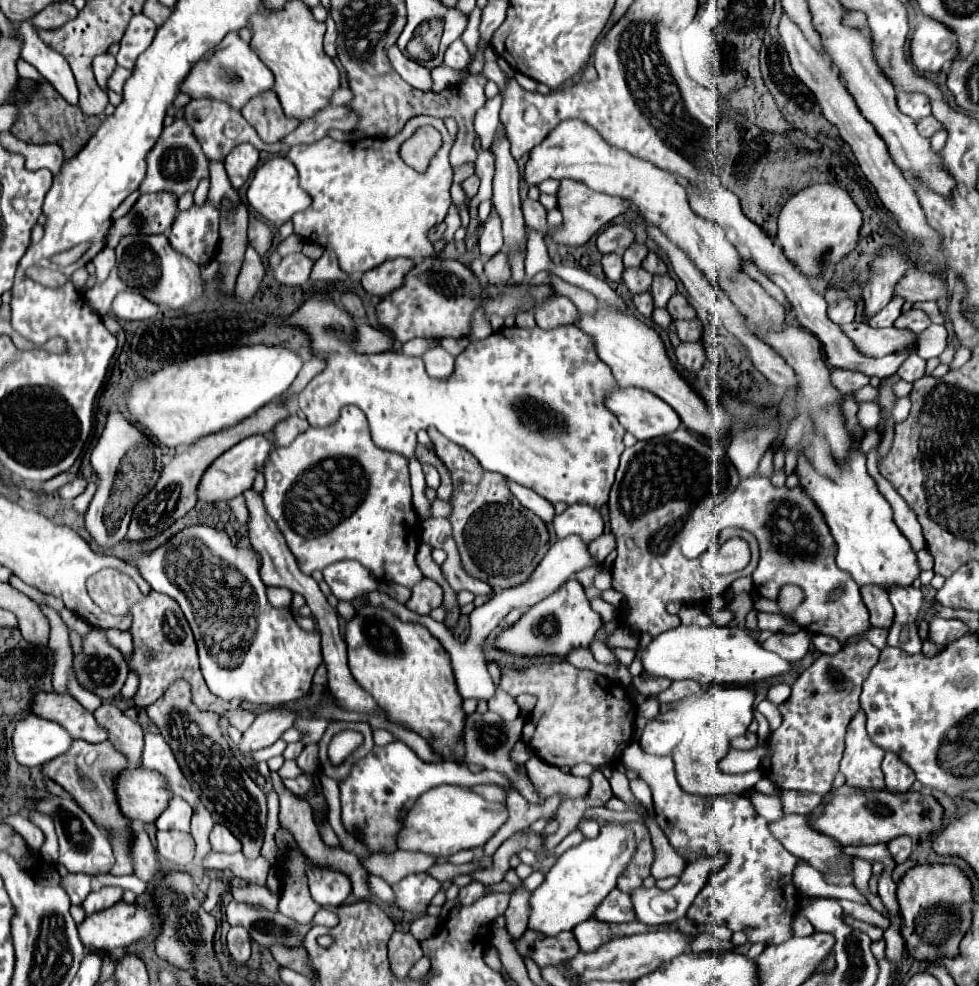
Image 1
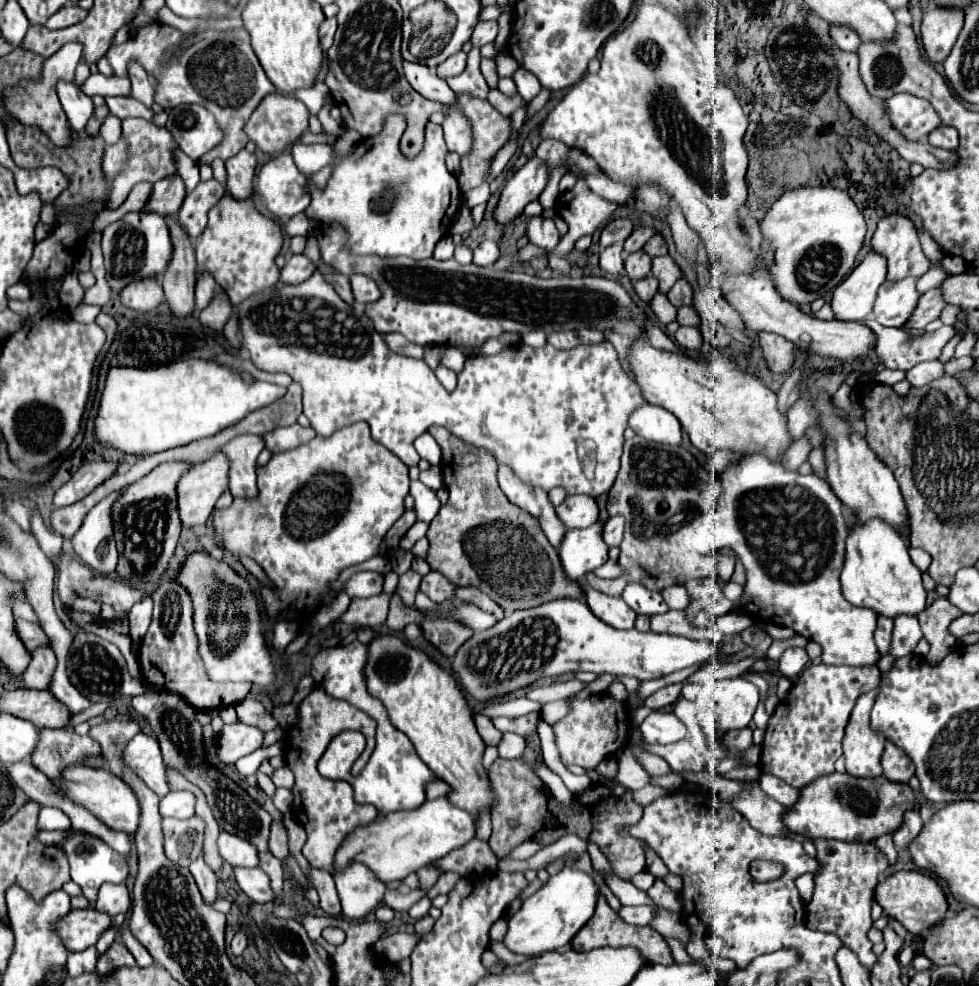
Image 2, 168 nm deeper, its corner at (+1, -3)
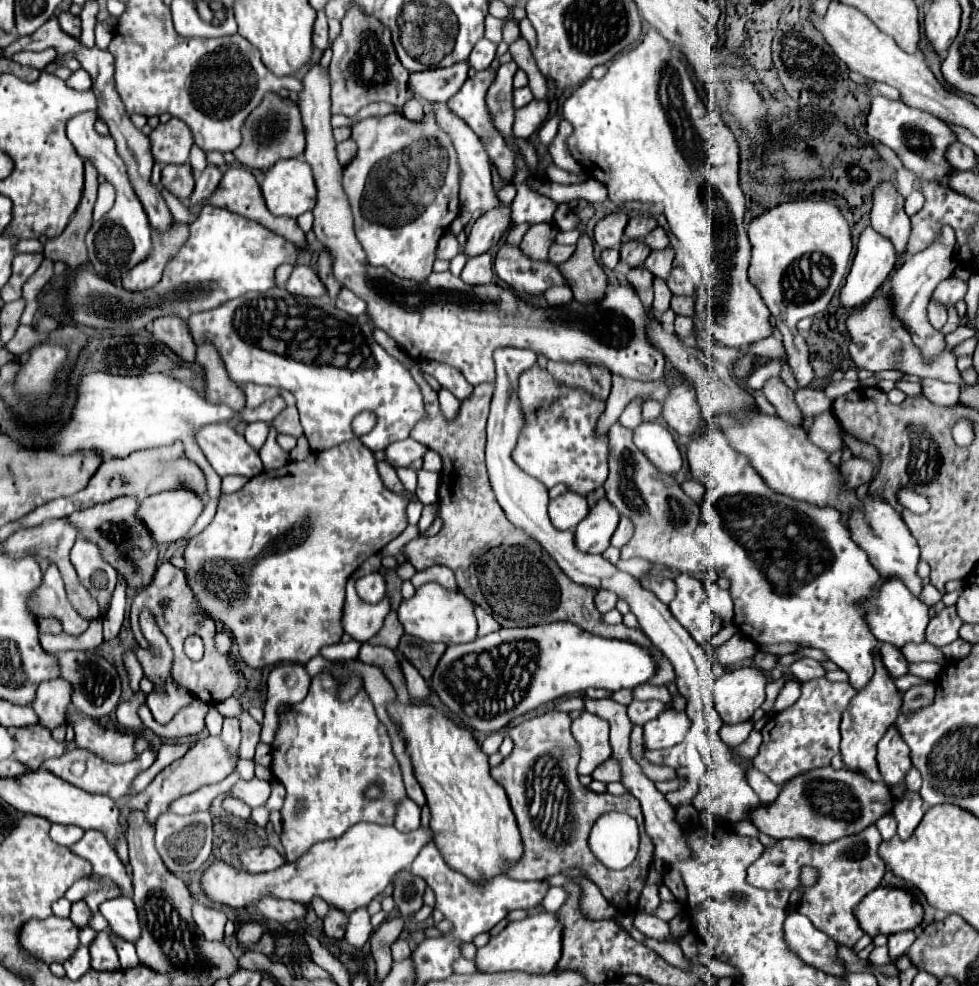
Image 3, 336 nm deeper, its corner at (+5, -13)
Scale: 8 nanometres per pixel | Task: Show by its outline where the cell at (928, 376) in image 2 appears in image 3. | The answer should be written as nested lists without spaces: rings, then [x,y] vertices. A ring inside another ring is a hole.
[[[922,380],[922,386],[924,386],[924,396],[938,404],[938,406],[954,406],[958,404],[958,398],[960,398],[960,388],[950,384],[950,382],[942,382],[942,380]]]

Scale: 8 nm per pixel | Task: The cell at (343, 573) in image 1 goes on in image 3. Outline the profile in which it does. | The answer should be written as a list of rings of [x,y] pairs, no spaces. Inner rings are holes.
[[[374,572],[374,574],[368,574],[368,576],[362,576],[358,582],[356,582],[356,590],[358,590],[358,596],[368,602],[368,604],[378,604],[384,594],[386,594],[386,582],[384,582],[384,576],[380,572]]]

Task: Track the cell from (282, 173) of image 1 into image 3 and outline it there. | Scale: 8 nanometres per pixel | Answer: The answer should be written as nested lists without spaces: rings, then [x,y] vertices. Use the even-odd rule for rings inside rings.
[[[302,158],[276,162],[262,182],[262,194],[268,210],[274,216],[298,218],[314,208],[316,184],[310,164]]]

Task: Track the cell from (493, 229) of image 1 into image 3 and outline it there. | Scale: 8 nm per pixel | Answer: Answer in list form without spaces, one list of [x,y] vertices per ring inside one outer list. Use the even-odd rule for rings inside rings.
[[[480,254],[474,258],[468,258],[460,278],[462,282],[470,284],[470,286],[478,286],[478,284],[490,284],[494,276],[494,268],[492,268],[492,256],[490,254]]]

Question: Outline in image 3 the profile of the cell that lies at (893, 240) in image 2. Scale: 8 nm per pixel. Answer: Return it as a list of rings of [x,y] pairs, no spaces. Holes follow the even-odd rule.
[[[880,182],[872,192],[872,226],[892,240],[898,254],[906,252],[910,218],[904,212],[904,196],[892,182]]]

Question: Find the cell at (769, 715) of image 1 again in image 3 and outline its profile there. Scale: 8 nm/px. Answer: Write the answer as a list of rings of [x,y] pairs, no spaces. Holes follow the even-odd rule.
[[[784,678],[770,680],[770,682],[768,682],[768,686],[766,686],[766,700],[764,700],[764,704],[762,704],[762,710],[764,710],[764,712],[772,712],[772,706],[774,706],[774,702],[776,702],[776,696],[780,694],[784,682],[786,682]]]

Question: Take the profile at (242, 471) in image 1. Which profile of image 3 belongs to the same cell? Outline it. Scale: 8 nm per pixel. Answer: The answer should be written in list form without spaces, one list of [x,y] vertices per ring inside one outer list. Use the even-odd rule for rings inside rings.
[[[178,488],[140,500],[138,516],[146,530],[154,534],[154,544],[170,544],[192,528],[202,508],[204,504],[194,492]]]

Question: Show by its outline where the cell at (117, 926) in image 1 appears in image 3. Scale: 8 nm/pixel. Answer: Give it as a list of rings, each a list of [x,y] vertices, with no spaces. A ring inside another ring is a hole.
[[[68,918],[30,920],[22,928],[22,948],[30,950],[44,964],[62,964],[78,948],[78,942],[78,928]]]

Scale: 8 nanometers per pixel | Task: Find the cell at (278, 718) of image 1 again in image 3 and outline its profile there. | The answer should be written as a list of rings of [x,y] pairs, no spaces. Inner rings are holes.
[[[208,736],[208,738],[198,740],[194,744],[194,748],[190,748],[190,752],[184,758],[172,762],[162,772],[158,772],[158,776],[152,780],[152,784],[144,792],[132,796],[130,800],[126,800],[122,804],[122,808],[120,808],[122,810],[122,830],[126,832],[126,828],[128,828],[130,810],[140,810],[144,814],[146,822],[150,822],[150,826],[154,826],[156,818],[170,808],[170,802],[174,802],[176,798],[184,796],[184,794],[190,794],[190,792],[198,790],[200,786],[220,782],[232,770],[234,770],[234,762],[230,760],[230,752],[224,748],[224,744],[222,744],[222,740],[218,736]]]

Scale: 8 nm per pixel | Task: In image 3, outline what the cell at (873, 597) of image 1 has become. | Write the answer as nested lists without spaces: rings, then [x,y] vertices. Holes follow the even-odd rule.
[[[880,644],[880,656],[884,666],[888,668],[888,672],[892,674],[892,678],[900,678],[904,674],[908,674],[908,660],[904,658],[904,654],[888,644]]]

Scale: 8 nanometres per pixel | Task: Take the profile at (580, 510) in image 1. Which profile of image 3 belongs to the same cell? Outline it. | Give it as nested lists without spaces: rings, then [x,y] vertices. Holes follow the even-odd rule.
[[[566,492],[554,500],[550,500],[548,514],[552,524],[558,530],[572,530],[578,526],[580,520],[586,518],[588,514],[588,504],[586,498],[574,492]]]

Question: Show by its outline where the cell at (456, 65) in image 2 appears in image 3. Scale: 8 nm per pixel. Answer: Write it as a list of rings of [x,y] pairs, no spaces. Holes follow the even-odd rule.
[[[458,62],[450,68],[430,68],[424,72],[412,72],[408,78],[408,90],[424,102],[448,102],[464,80],[468,78],[468,62]]]

